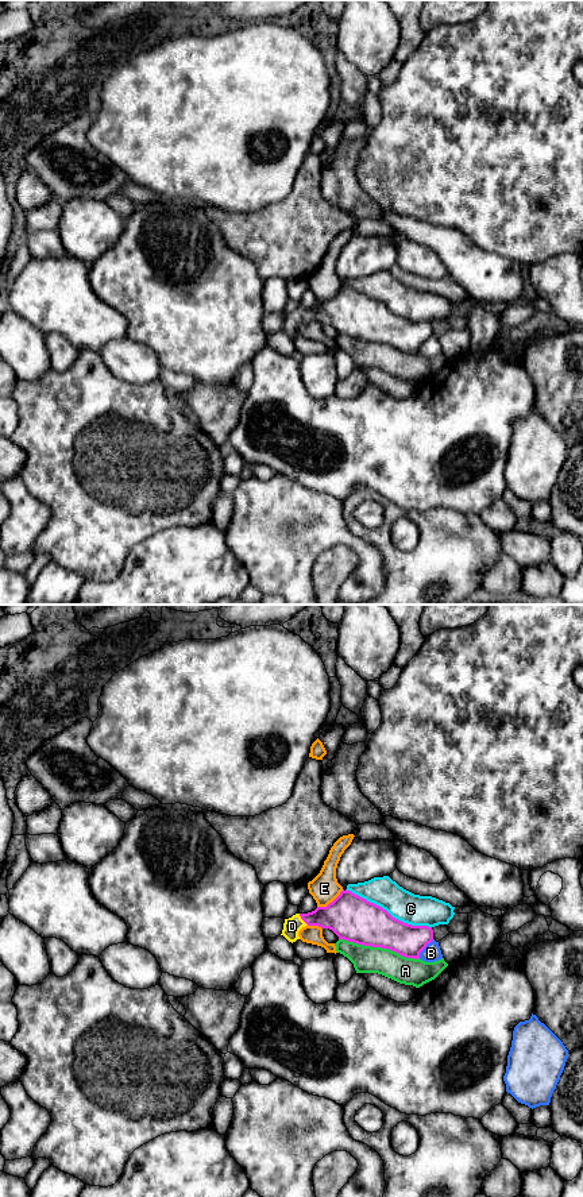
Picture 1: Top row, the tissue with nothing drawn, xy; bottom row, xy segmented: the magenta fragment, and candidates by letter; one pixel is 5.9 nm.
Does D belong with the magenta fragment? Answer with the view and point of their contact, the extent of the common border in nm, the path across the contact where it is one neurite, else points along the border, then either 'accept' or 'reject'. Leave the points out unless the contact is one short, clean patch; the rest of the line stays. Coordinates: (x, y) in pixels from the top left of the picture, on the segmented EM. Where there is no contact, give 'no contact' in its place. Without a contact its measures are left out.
xy (302, 919) | 90 nm | across xy (344, 915), (302, 919), (292, 926) | accept

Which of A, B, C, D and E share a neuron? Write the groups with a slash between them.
A / B / C / D / E

